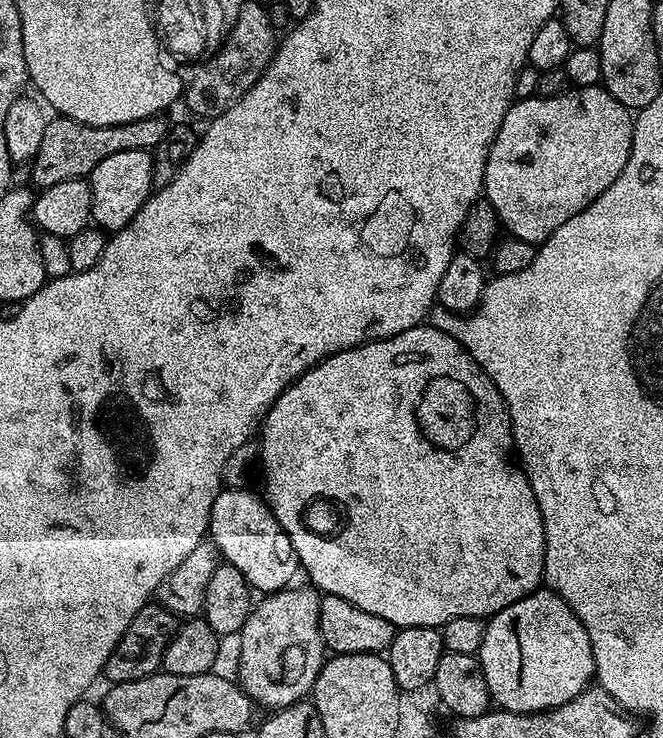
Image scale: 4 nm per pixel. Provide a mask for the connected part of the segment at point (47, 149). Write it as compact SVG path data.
M163 115L151 116L138 122L115 124L114 126L86 126L82 122L74 122L63 118L49 119L42 137L38 152L30 161L32 168L31 183L43 190L58 182L82 180L91 177L94 166L102 162L102 158L110 158L110 154L118 154L118 150L146 150L151 152L166 138L170 127Z

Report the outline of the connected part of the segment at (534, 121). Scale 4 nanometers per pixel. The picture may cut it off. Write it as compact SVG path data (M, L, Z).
M603 86L576 88L558 98L534 95L529 100L516 100L488 151L484 171L483 199L494 206L501 225L513 237L533 246L548 240L574 214L586 210L622 174L632 149L633 113Z

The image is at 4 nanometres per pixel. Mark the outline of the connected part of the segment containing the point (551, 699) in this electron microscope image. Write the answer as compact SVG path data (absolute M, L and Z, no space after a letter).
M537 590L526 598L506 606L484 624L484 637L478 651L482 674L486 674L488 695L493 705L511 712L545 712L562 706L593 683L596 675L590 634L574 614L574 610L556 592Z

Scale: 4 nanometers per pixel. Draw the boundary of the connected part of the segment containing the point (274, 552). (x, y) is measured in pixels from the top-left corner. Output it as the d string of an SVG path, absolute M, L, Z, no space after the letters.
M224 488L214 498L208 536L221 557L234 565L257 593L271 594L293 583L292 575L298 572L296 553L263 495L255 496L248 488Z

